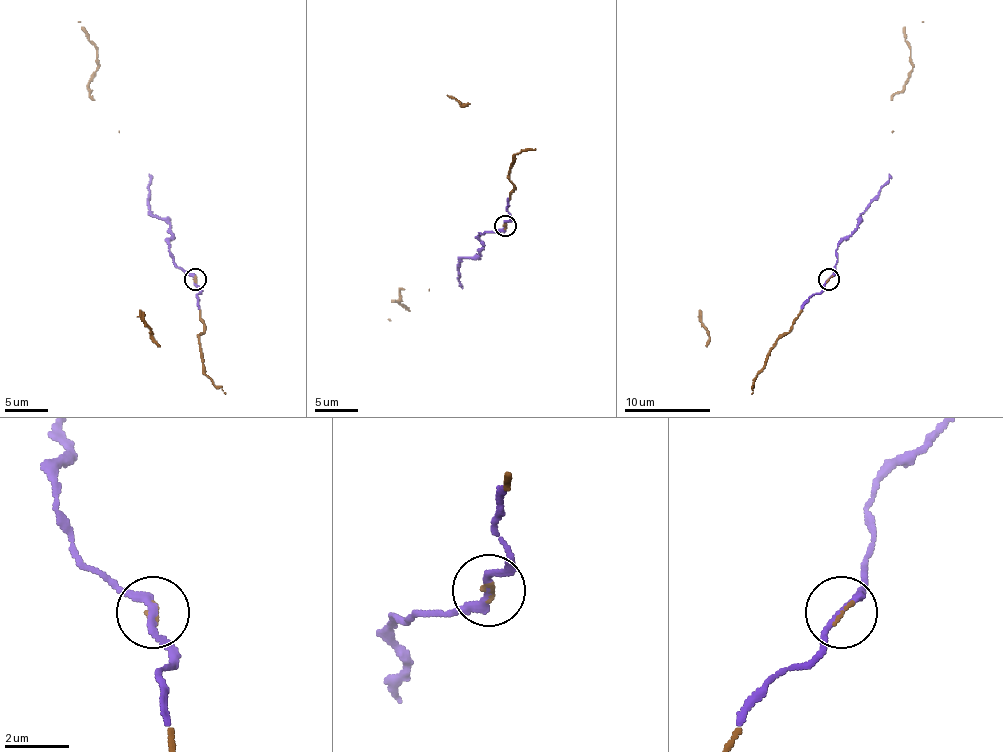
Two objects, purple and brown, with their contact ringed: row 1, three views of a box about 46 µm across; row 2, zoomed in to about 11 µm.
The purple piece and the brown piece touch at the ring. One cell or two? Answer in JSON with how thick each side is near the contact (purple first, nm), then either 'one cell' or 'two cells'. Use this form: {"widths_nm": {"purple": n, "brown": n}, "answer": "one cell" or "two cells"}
{"widths_nm": {"purple": 220, "brown": 100}, "answer": "one cell"}

